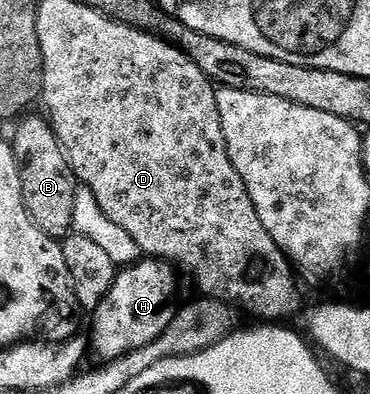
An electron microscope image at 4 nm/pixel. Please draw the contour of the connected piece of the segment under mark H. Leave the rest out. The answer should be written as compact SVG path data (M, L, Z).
M148 257L119 270L110 291L91 314L91 352L97 353L105 363L154 343L175 315L175 305L172 305L178 291L177 276L175 266L160 258Z

